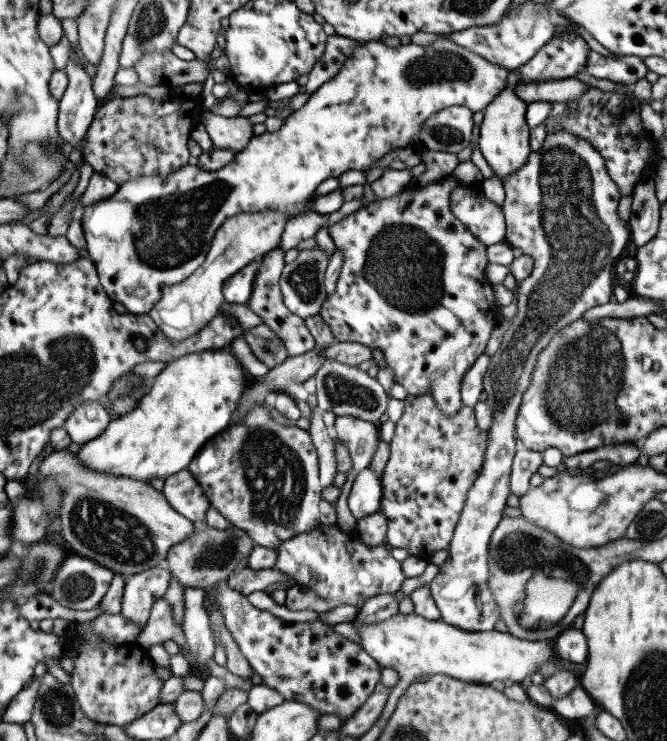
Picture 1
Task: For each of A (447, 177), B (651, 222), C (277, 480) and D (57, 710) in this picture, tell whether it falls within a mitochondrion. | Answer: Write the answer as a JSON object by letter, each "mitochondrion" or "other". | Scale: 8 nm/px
{"A":"other","B":"other","C":"mitochondrion","D":"mitochondrion"}

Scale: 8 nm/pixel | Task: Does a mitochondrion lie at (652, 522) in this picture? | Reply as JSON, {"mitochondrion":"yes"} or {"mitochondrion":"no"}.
{"mitochondrion":"yes"}

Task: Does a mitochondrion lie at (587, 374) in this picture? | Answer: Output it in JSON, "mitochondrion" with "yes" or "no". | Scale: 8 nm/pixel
{"mitochondrion":"yes"}

